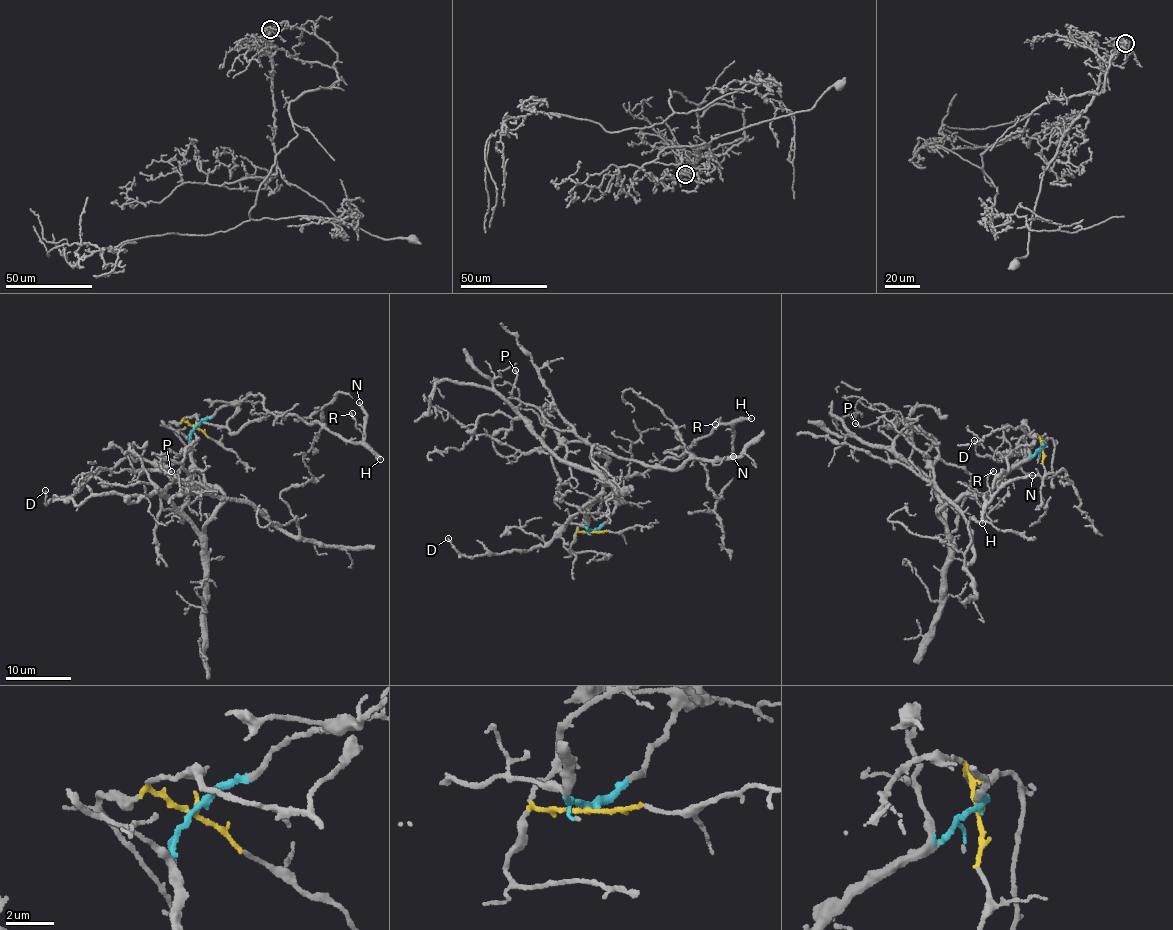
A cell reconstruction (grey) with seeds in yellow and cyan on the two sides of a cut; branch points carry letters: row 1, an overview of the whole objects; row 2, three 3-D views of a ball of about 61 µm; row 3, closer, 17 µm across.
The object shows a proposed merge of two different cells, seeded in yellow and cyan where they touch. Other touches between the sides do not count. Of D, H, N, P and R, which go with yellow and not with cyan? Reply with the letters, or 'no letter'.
H, N, R

